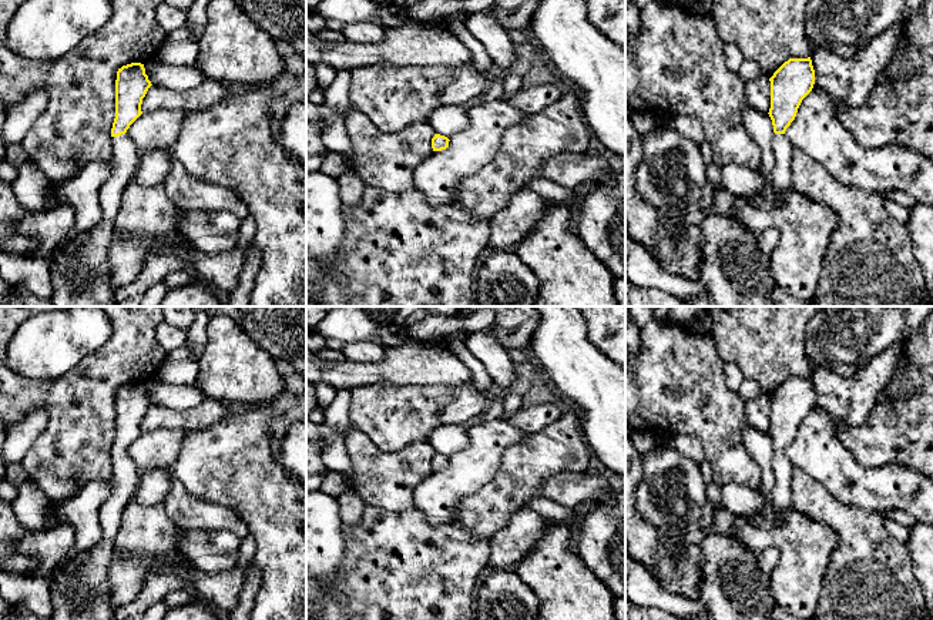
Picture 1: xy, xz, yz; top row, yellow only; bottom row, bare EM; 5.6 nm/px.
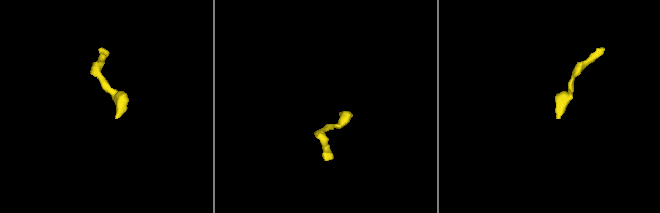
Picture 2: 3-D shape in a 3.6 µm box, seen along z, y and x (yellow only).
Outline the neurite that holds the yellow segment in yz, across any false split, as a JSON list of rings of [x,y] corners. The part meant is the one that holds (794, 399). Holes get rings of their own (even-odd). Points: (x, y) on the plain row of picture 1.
[[[810,376],[789,378],[769,398],[771,428],[769,436],[773,445],[772,469],[775,487],[769,499],[769,516],[783,516],[792,507],[791,479],[793,465],[785,450],[795,439],[802,419],[812,410],[815,389]]]

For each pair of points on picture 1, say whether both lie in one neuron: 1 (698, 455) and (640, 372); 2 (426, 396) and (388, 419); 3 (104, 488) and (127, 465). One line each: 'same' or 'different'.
1: different
2: same
3: different

